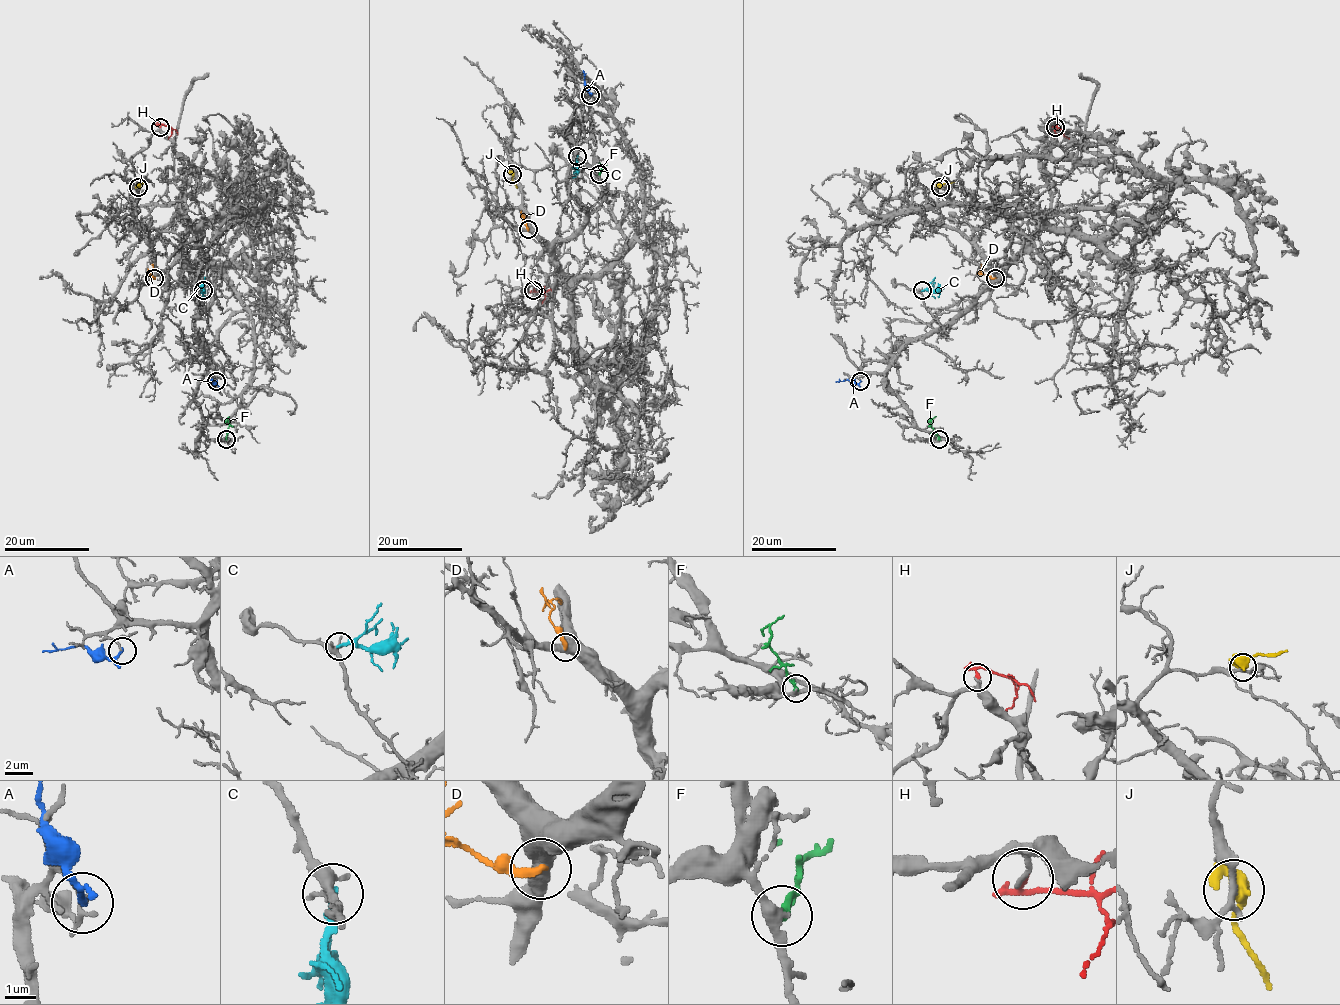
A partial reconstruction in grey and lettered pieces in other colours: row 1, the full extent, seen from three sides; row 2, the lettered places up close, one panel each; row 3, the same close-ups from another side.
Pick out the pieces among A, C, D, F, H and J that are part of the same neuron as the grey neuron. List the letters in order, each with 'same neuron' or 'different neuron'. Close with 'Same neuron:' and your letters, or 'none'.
A: different neuron
C: different neuron
D: different neuron
F: same neuron
H: different neuron
J: different neuron
Same neuron: F

